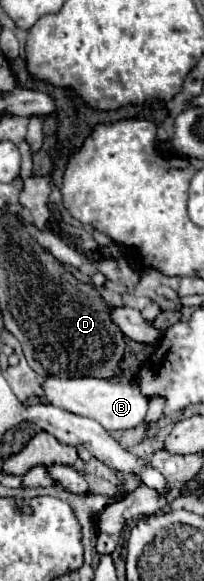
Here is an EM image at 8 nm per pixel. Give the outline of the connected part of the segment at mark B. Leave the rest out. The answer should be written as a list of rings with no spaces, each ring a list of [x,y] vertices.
[[[48,377],[44,383],[44,397],[48,403],[66,409],[74,415],[96,419],[106,431],[136,429],[144,425],[148,411],[148,397],[142,395],[136,387],[128,383],[110,383],[106,379],[96,379],[96,377],[80,377],[80,379]]]

